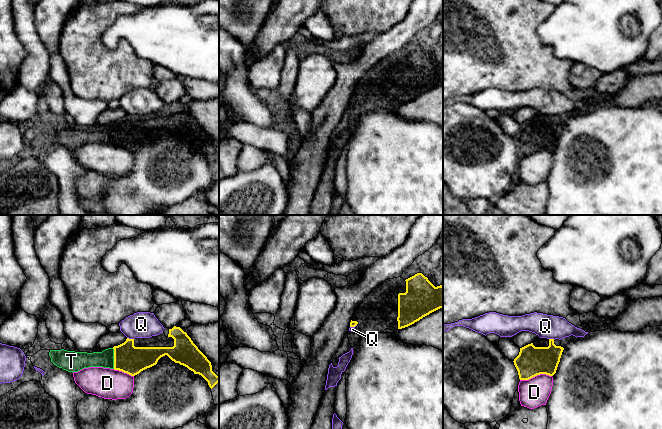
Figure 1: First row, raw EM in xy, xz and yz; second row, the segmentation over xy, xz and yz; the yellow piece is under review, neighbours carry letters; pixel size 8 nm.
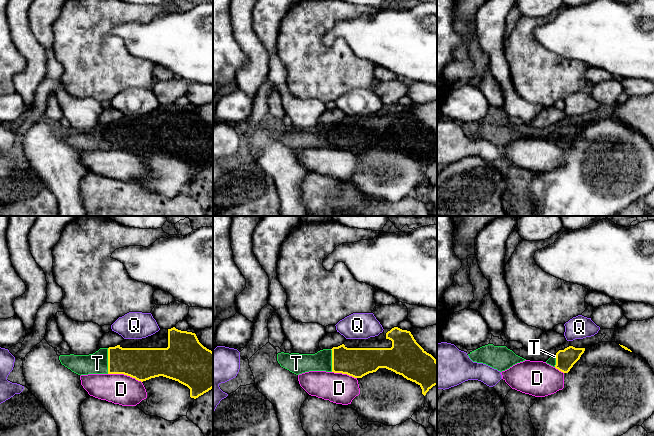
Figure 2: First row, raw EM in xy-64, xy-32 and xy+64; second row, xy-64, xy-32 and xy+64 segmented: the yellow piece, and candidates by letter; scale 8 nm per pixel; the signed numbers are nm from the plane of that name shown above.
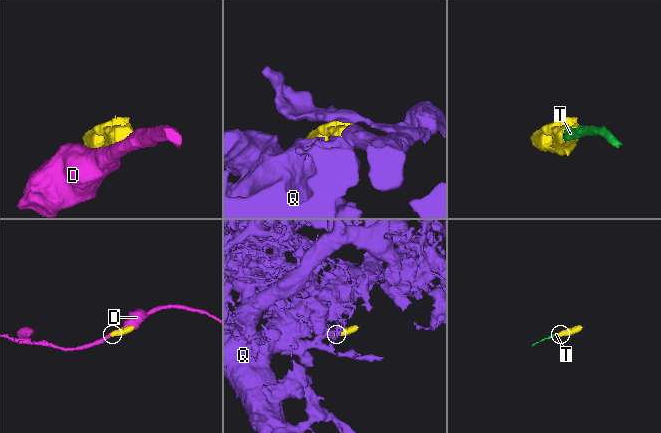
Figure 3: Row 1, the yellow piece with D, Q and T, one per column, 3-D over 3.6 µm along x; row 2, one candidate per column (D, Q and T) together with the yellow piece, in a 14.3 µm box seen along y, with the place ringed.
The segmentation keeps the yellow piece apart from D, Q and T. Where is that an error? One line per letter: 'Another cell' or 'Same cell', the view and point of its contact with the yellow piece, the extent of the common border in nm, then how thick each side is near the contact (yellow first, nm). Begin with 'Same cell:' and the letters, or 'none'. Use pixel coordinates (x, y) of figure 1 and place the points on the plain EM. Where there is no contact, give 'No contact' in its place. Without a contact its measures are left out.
Same cell: T
D: Another cell. Touches yellow at yz (535, 151). Shared border 260 nm. Thickness 240 nm (yellow) against 220 nm
Q: Another cell. Touches yellow at xy (130, 115). Shared border 60 nm. Thickness 220 nm (yellow) against 200 nm
T: Same cell. Touches yellow at xy (114, 134). Shared border 170 nm. Thickness 220 nm (yellow) against 140 nm

